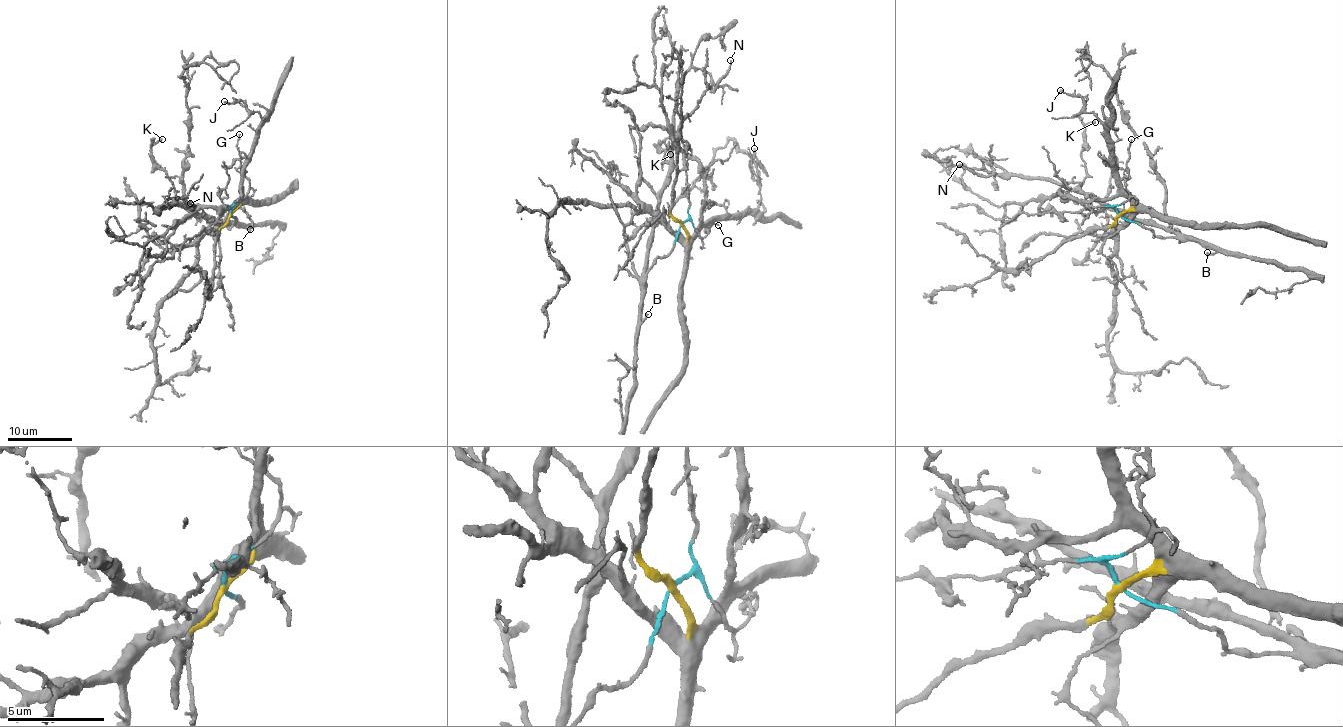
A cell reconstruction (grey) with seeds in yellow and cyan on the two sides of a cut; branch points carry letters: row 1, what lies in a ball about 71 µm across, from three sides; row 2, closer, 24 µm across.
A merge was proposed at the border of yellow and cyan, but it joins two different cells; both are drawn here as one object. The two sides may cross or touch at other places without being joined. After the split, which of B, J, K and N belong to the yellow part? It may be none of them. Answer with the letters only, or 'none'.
J

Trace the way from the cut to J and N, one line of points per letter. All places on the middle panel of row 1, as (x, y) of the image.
J: (681, 224), (690, 237), (711, 222), (752, 211), (761, 197), (754, 148)
N: (681, 224), (672, 251), (646, 274), (667, 178), (676, 84), (698, 67), (714, 90), (730, 60)

